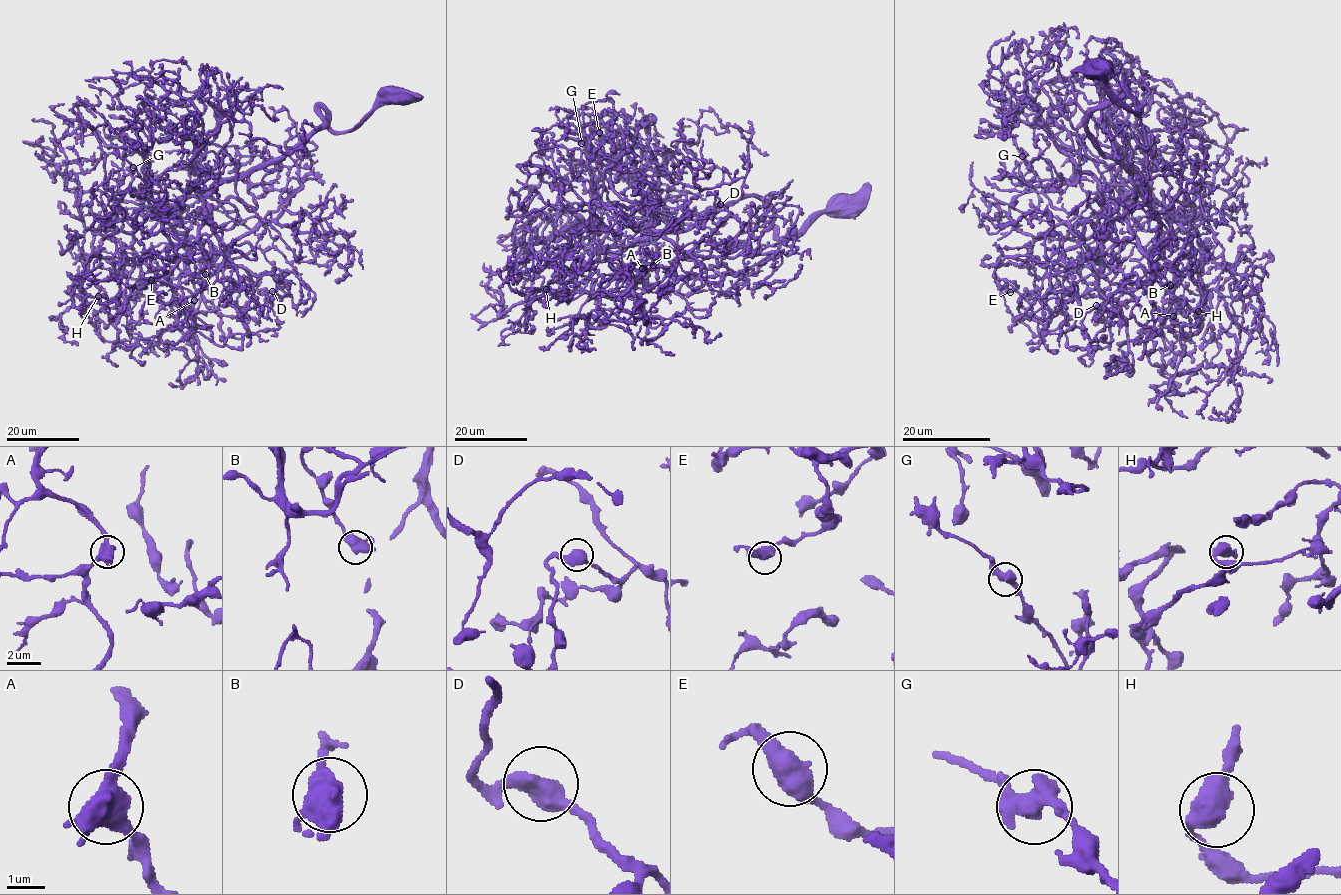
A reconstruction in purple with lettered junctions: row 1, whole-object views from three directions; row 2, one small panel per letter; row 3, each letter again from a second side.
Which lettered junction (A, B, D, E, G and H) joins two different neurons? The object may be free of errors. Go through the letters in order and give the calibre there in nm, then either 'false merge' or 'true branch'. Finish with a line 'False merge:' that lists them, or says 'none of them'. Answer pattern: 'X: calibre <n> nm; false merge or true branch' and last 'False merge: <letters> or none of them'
A: calibre 550 nm; true branch
B: calibre 550 nm; true branch
D: calibre 500 nm; true branch
E: calibre 500 nm; true branch
G: calibre 500 nm; true branch
H: calibre 500 nm; true branch
False merge: none of them

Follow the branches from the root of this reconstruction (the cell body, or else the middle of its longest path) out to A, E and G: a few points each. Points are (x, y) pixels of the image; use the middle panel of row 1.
A: (841, 207), (780, 238), (772, 209), (742, 196), (633, 240), (612, 261), (631, 282), (628, 266), (643, 268)
E: (841, 207), (780, 238), (772, 209), (742, 196), (655, 236), (612, 185), (623, 133), (612, 120), (599, 132)
G: (841, 207), (780, 238), (768, 229), (772, 209), (742, 196), (655, 236), (655, 220), (609, 185), (581, 143)

